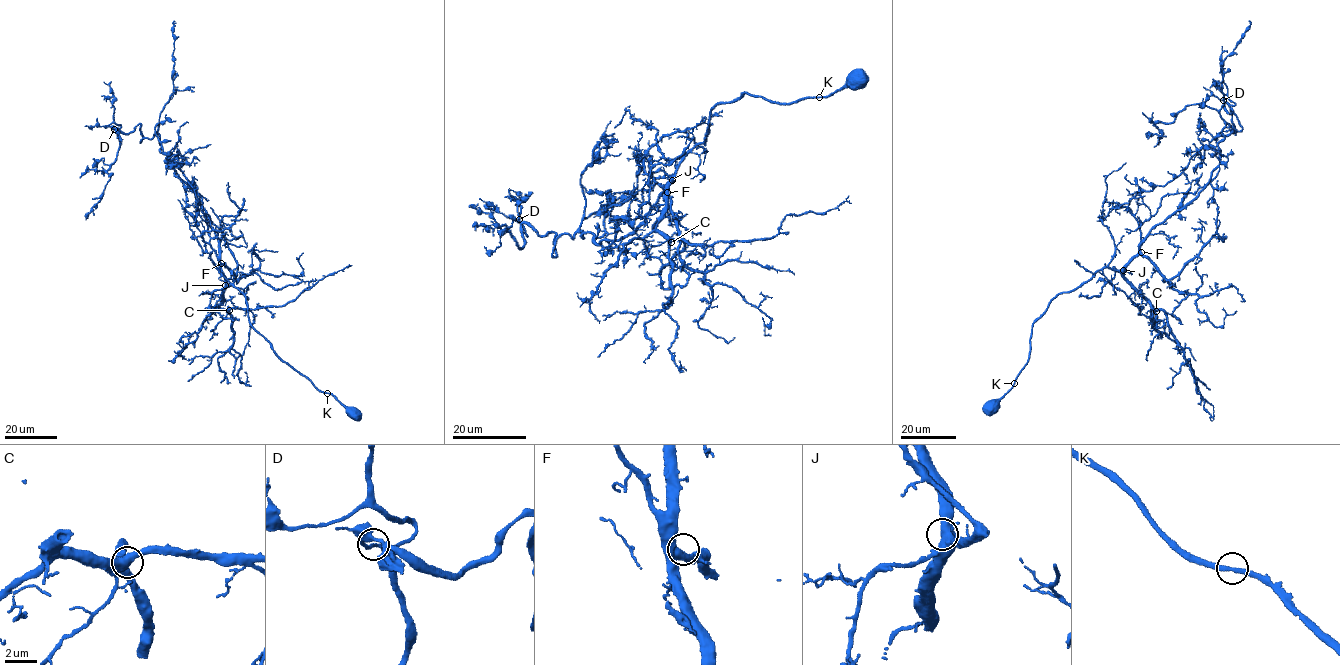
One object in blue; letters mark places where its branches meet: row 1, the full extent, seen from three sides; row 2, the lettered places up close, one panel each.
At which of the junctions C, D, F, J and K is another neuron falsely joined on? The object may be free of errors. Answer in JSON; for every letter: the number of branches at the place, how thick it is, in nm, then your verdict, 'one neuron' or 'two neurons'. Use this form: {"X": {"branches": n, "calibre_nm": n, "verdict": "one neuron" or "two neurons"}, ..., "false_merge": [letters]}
{"C": {"branches": 2, "calibre_nm": 500, "verdict": "one neuron"}, "D": {"branches": 2, "calibre_nm": 180, "verdict": "one neuron"}, "F": {"branches": 2, "calibre_nm": 550, "verdict": "one neuron"}, "J": {"branches": 2, "calibre_nm": 550, "verdict": "one neuron"}, "K": {"branches": 2, "calibre_nm": 280, "verdict": "one neuron"}, "false_merge": []}

